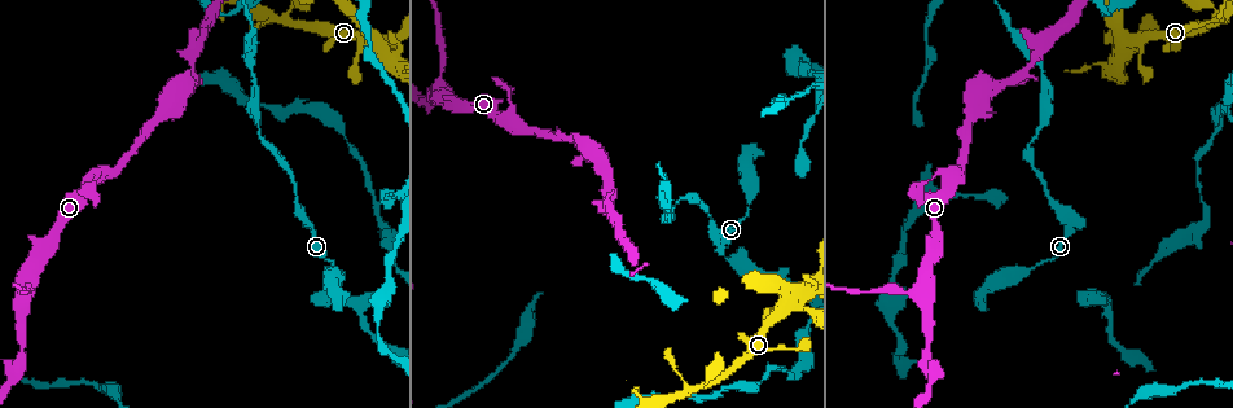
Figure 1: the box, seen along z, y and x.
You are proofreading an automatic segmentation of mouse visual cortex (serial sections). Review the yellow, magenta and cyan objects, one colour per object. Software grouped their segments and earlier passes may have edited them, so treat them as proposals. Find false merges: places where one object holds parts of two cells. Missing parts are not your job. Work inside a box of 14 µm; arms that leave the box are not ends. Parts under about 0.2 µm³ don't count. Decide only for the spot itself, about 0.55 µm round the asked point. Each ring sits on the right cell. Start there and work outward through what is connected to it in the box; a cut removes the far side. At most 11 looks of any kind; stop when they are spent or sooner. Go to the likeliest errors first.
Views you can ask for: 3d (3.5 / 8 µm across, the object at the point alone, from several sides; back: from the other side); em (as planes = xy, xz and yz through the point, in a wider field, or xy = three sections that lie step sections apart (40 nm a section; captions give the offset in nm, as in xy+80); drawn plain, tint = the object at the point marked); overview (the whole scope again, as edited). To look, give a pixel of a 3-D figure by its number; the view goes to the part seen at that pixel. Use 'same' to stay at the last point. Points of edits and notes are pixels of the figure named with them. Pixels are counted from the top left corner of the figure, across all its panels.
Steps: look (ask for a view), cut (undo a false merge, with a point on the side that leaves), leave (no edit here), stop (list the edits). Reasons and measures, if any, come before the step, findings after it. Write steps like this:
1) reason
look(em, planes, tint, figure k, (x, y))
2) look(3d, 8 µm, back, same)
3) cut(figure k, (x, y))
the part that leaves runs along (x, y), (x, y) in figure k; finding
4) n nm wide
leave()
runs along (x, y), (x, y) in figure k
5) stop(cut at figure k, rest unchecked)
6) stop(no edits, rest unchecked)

side arm on a straight run
look(em, planes, tint, figure 1, (701, 385))

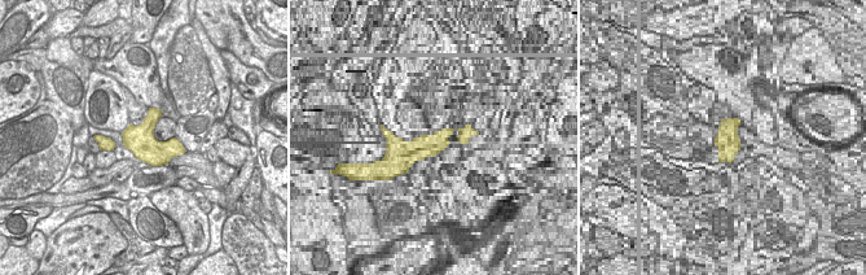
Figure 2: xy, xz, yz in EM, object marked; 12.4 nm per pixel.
look(3d, 3.5 µm, same)

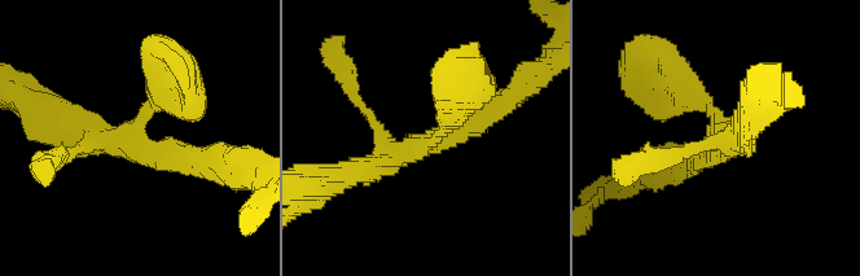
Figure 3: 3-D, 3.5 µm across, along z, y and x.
360 nm wide
leave()
runs along (492, 109), (453, 135), (346, 175) in figure 3; one cell here

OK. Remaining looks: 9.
thin arm on a thick one
look(3d, 3.5 µm, figure 1, (29, 296))

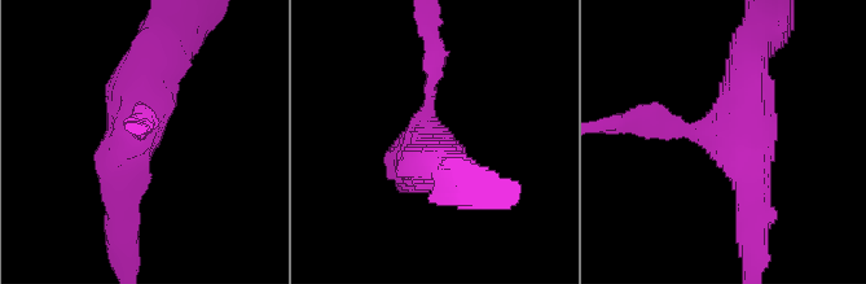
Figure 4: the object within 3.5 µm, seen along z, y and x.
3 arms; arms of 200, 400, 500 nm
look(em, xy, step 1, tint, figure 4, (723, 132))

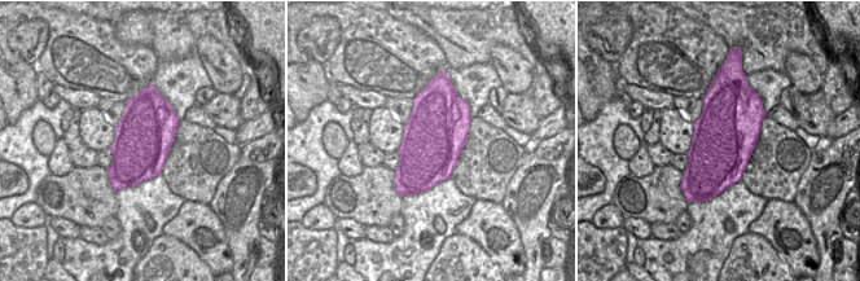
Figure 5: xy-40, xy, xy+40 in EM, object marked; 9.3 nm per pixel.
leave()
runs along (166, 38), (141, 70), (122, 201) in figure 4; all the same cell

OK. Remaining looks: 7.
sudden change in width
look(3d, 3.5 µm, back, figure 1, (579, 139))

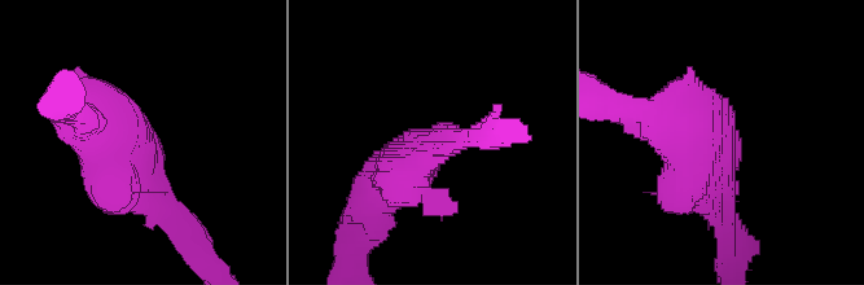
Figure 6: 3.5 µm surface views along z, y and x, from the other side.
look(em, xy, step 1, tint, figure 6, (713, 162))

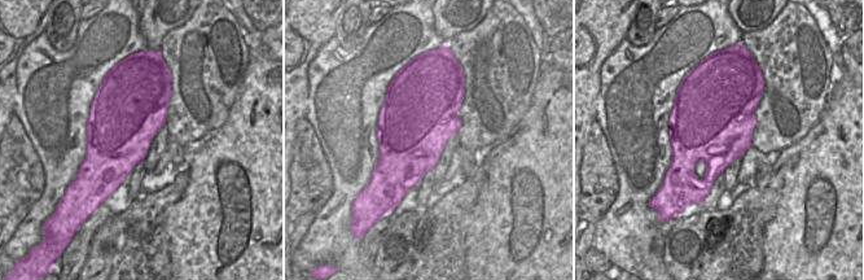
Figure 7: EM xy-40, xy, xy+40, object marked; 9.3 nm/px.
leave()
runs along (188, 229), (128, 153), (84, 122) in figure 6; all the same cell

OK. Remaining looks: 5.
four arms meet
look(3d, 3.5 µm, back, figure 1, (376, 44))

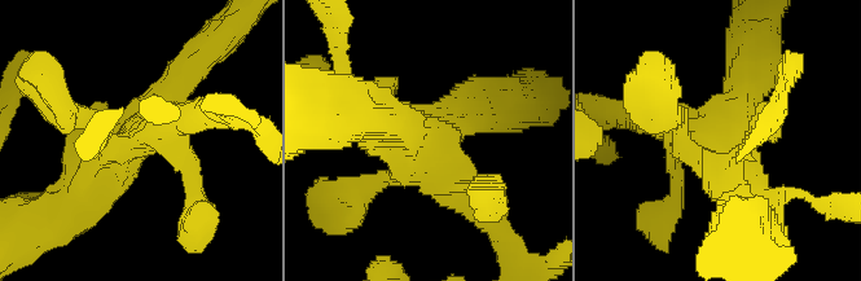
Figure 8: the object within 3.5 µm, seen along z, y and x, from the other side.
look(em, xy, step 5, plain, figure 8, (708, 135))

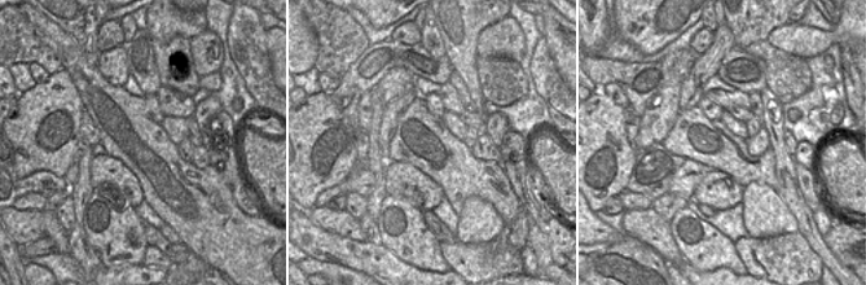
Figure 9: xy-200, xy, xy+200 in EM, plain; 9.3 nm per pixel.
look(em, xy, step 5, tint, same)

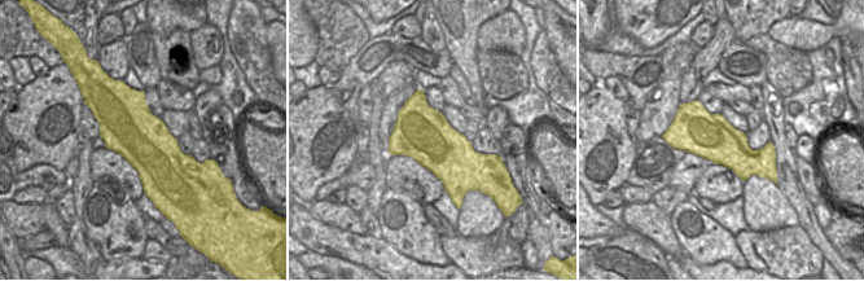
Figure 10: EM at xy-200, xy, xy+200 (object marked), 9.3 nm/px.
leave()
all the same cell

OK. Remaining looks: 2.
stop(no edits, rest unchecked)

